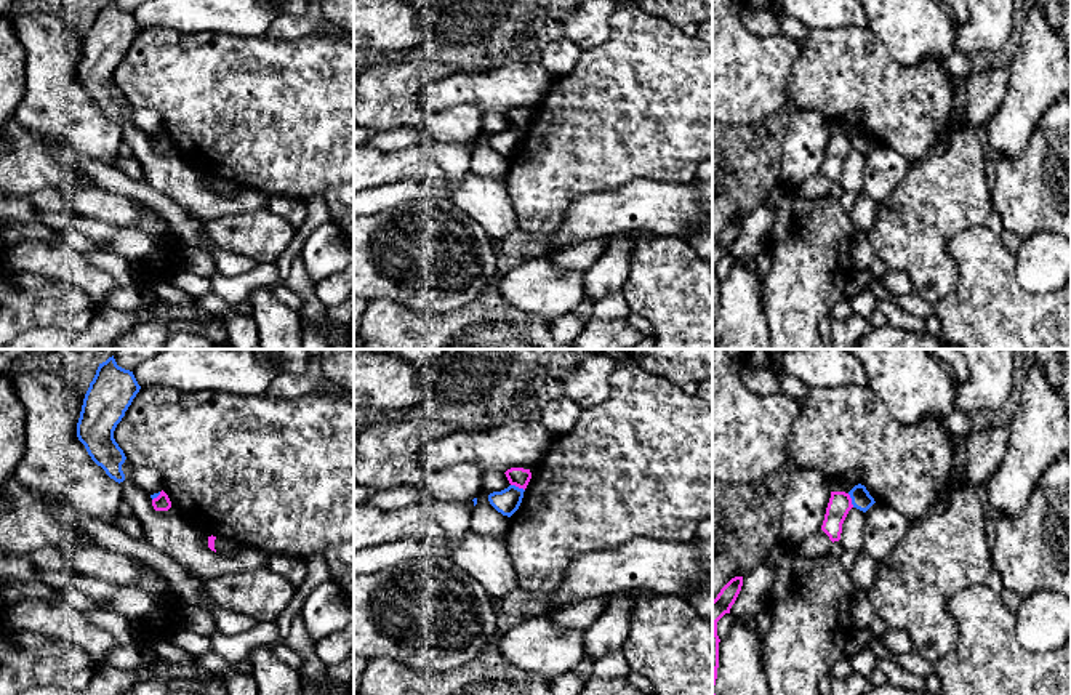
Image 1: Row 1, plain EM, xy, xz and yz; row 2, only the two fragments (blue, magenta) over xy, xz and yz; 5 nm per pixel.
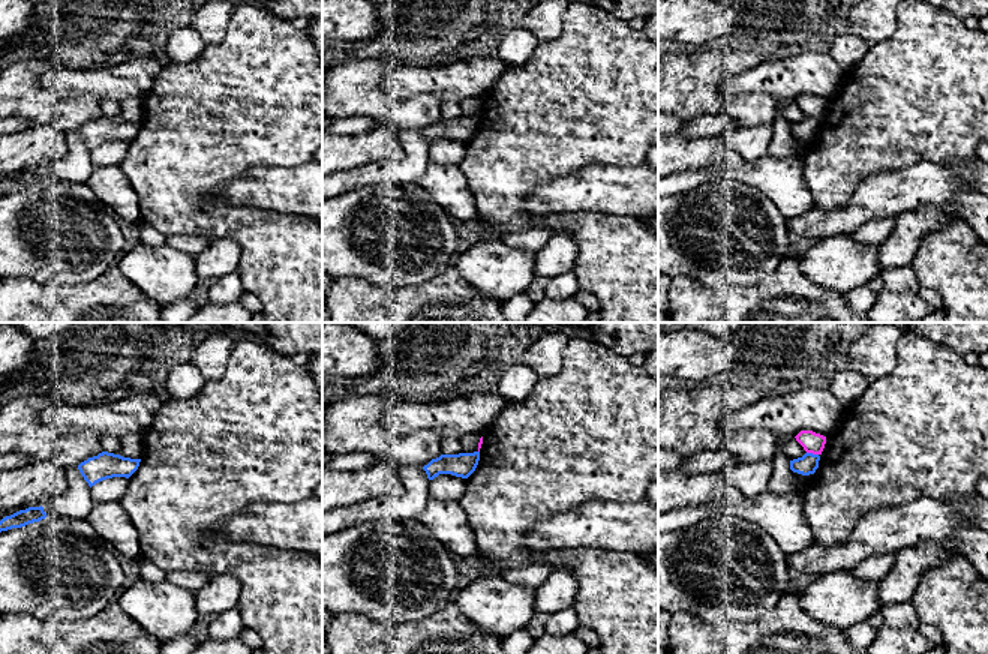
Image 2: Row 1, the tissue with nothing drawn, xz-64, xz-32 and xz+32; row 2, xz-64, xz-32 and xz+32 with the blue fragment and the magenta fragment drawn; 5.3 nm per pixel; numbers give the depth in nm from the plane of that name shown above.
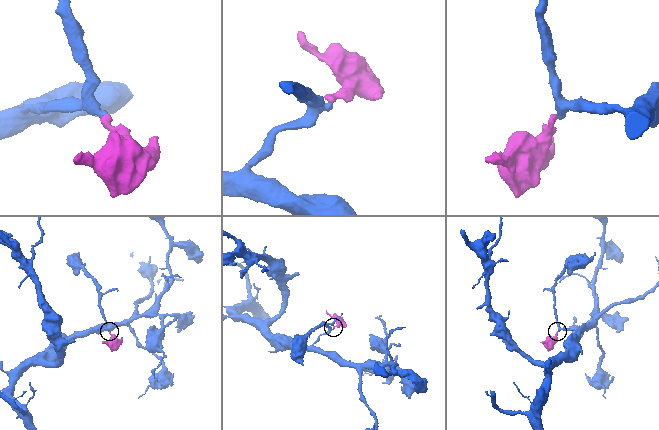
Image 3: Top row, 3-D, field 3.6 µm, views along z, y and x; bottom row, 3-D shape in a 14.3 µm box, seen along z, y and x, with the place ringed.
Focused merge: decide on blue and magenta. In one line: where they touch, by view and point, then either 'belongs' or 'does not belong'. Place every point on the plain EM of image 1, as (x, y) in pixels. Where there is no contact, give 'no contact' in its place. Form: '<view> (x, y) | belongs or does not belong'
xz (517, 128) | does not belong

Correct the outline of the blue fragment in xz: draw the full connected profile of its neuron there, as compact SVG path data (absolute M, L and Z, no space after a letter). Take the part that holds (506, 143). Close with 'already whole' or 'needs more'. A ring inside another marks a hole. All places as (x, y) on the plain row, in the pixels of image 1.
M509 127L501 133L493 133L488 136L490 146L503 157L511 159L520 147L523 139L523 130Z; already whole

